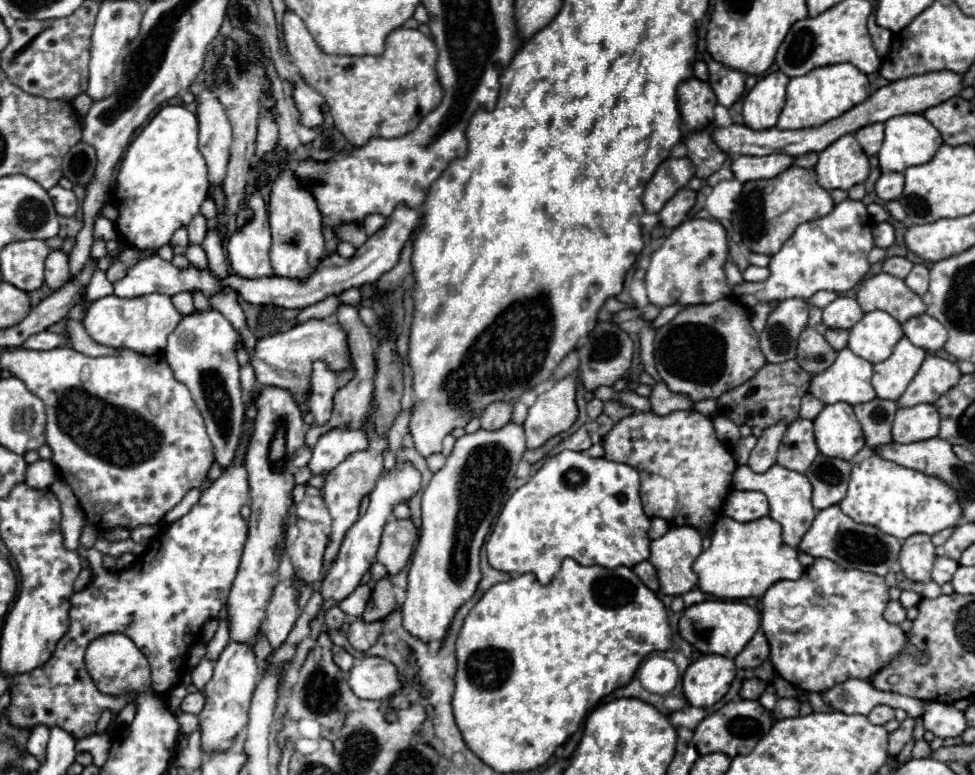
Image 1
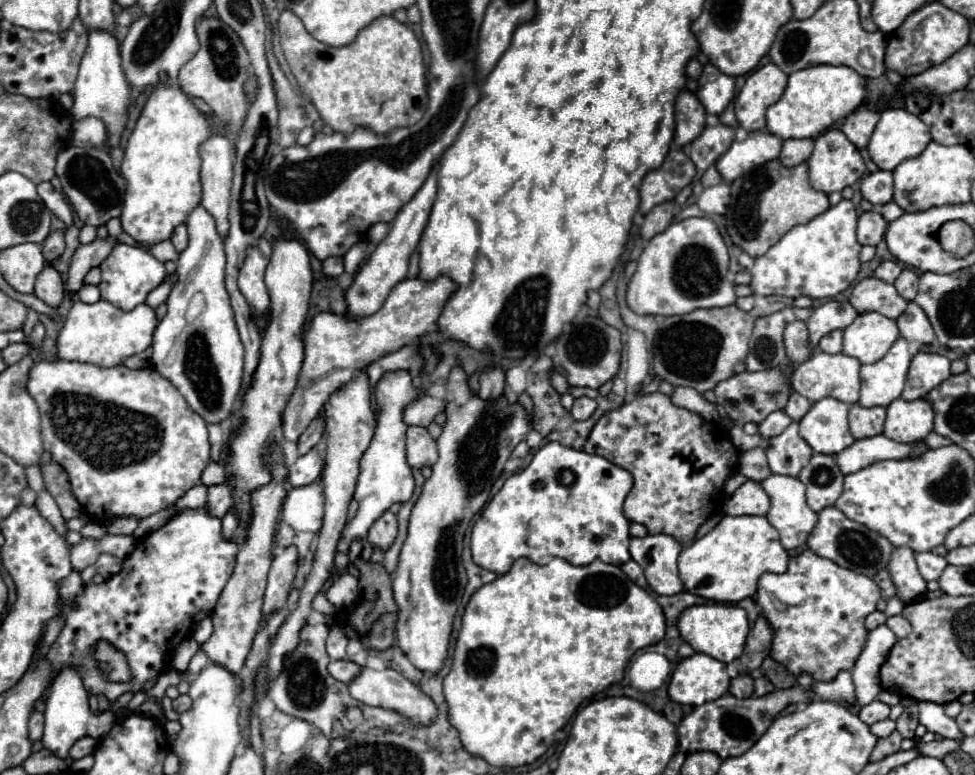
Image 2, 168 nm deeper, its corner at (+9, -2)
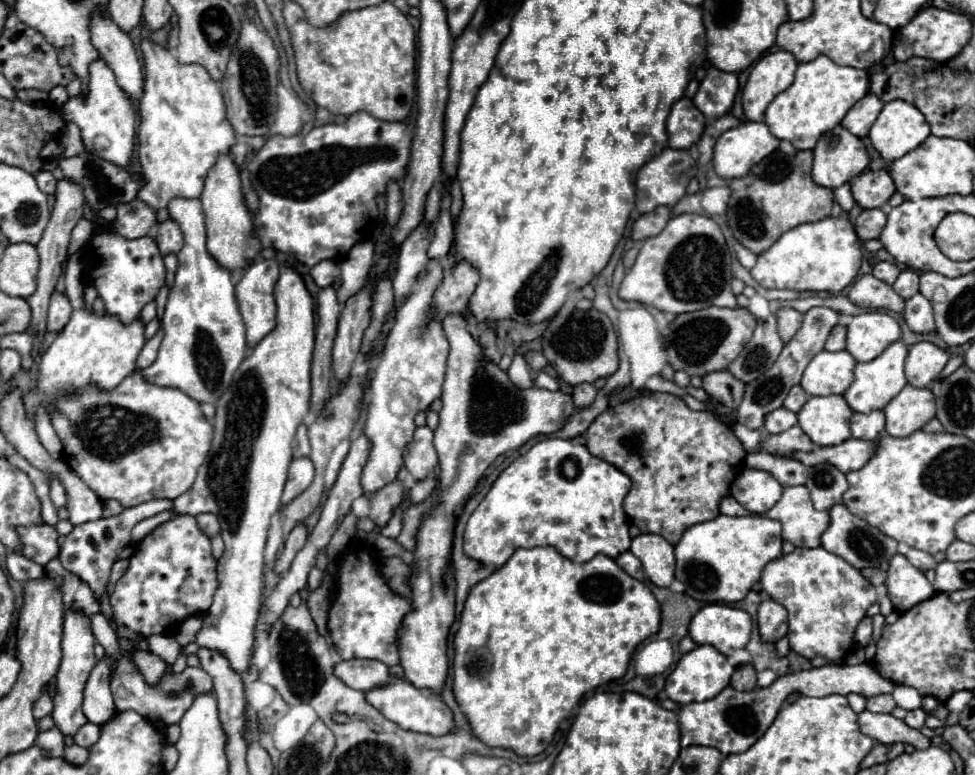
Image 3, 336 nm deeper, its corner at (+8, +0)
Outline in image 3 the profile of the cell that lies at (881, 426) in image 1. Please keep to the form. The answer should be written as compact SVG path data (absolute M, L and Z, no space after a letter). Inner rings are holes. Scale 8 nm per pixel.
M870 411L870 413L854 413L850 419L852 437L872 441L884 431L884 413Z

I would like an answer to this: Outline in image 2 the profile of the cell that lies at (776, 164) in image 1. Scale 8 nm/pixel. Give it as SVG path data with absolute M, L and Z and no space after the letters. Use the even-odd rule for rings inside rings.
M749 133L745 141L735 141L729 151L717 159L717 171L721 173L725 183L733 183L751 169L777 159L781 143L783 141L771 133Z

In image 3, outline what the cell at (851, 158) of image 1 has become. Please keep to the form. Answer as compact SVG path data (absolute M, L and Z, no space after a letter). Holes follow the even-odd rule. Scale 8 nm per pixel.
M838 125L824 133L814 147L812 179L822 187L836 189L860 175L868 163L870 157L862 139Z

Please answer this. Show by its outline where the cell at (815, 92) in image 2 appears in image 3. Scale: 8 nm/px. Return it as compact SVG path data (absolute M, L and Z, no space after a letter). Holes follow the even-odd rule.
M820 55L814 61L800 63L794 83L782 91L766 109L766 125L778 139L790 141L796 149L814 149L818 137L840 125L848 109L868 93L868 73L856 67L836 65Z

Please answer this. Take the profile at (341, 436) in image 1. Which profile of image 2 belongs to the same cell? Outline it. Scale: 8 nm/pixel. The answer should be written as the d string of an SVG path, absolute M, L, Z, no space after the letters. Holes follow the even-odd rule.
M311 449L307 455L299 457L291 467L289 467L289 485L299 487L307 485L319 479L323 471L323 457L319 455L317 449Z

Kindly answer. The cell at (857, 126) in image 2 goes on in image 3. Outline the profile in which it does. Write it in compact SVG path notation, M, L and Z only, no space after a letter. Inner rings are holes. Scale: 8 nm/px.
M868 93L868 95L864 95L864 97L846 113L846 117L842 119L842 125L844 125L852 135L856 135L856 137L866 137L868 131L870 131L870 127L872 127L872 123L874 123L876 117L878 117L878 113L882 111L882 105L884 105L884 103L882 103L876 95Z

